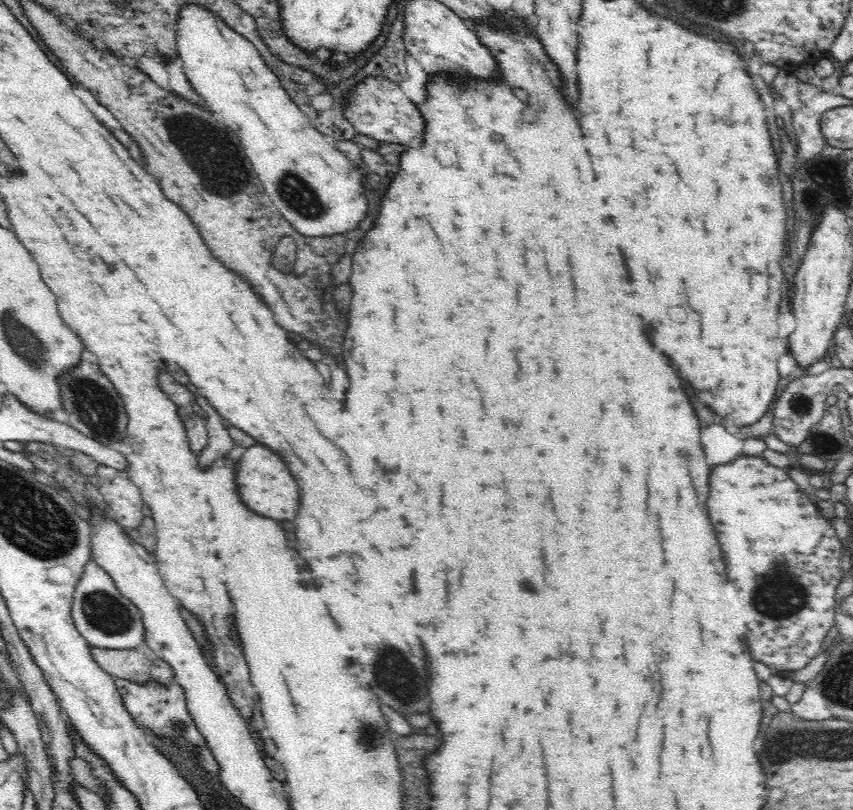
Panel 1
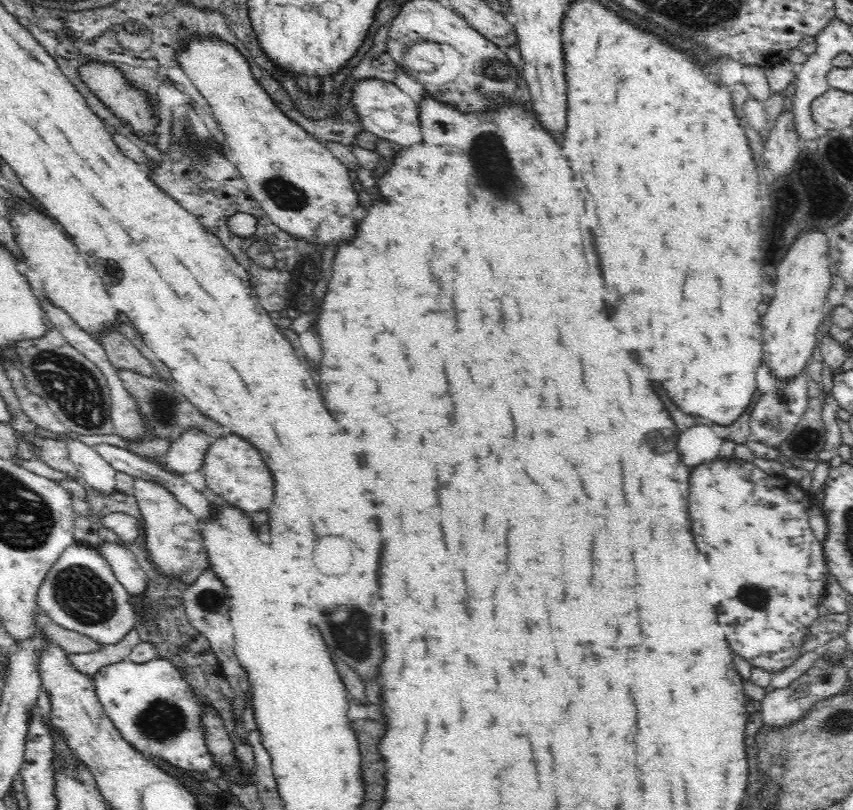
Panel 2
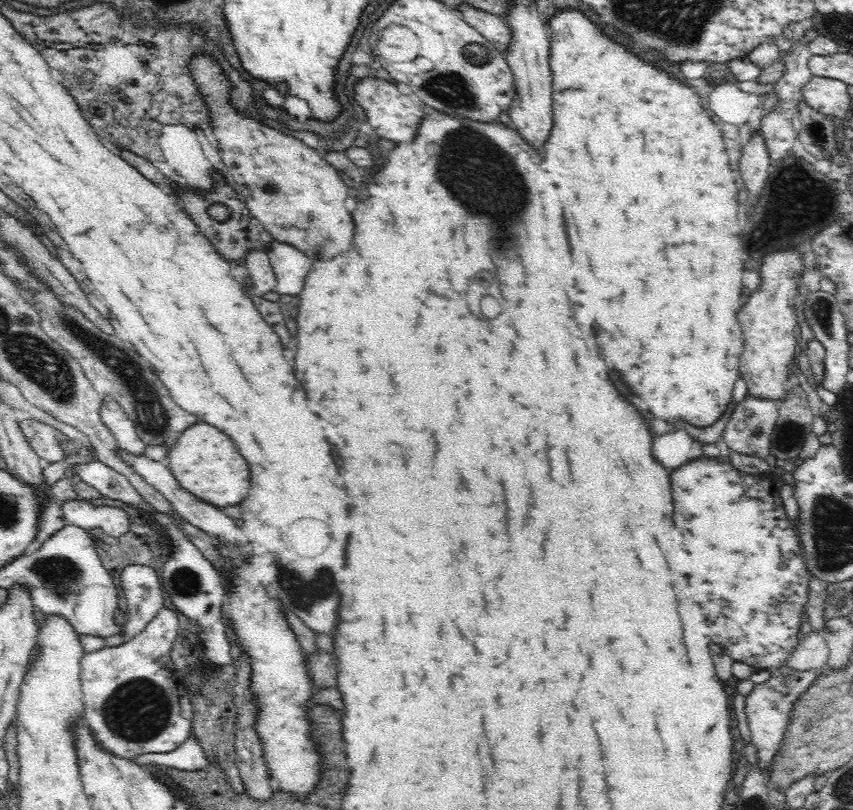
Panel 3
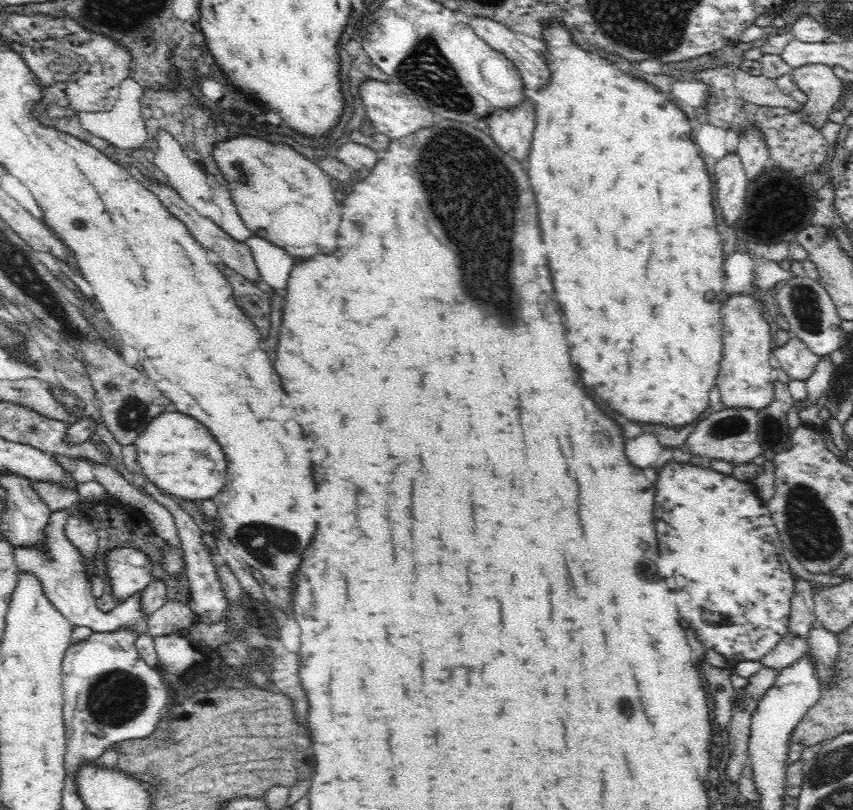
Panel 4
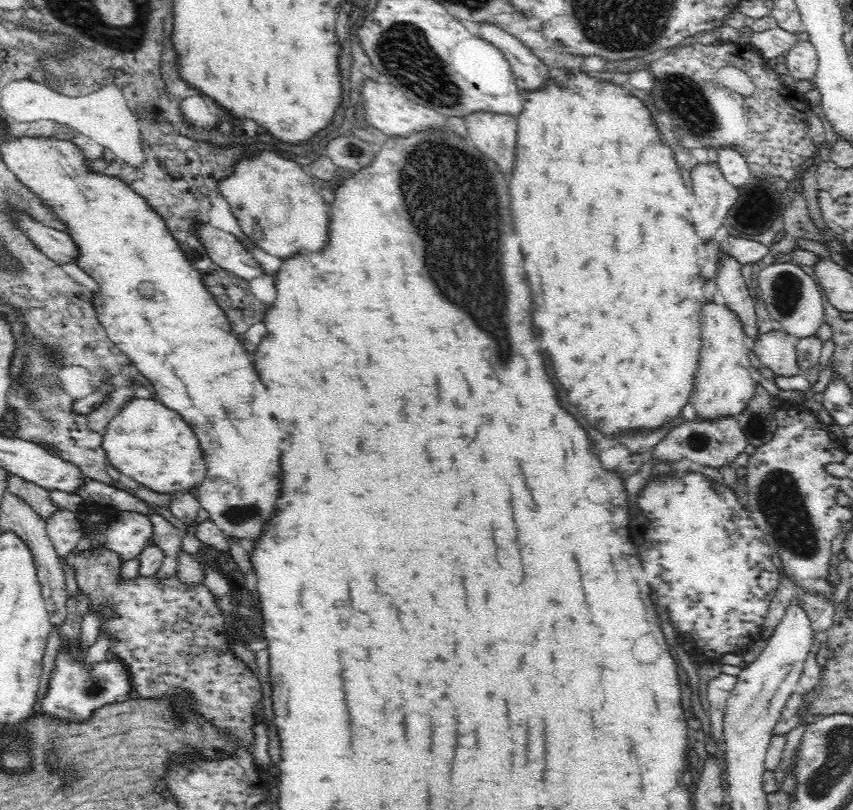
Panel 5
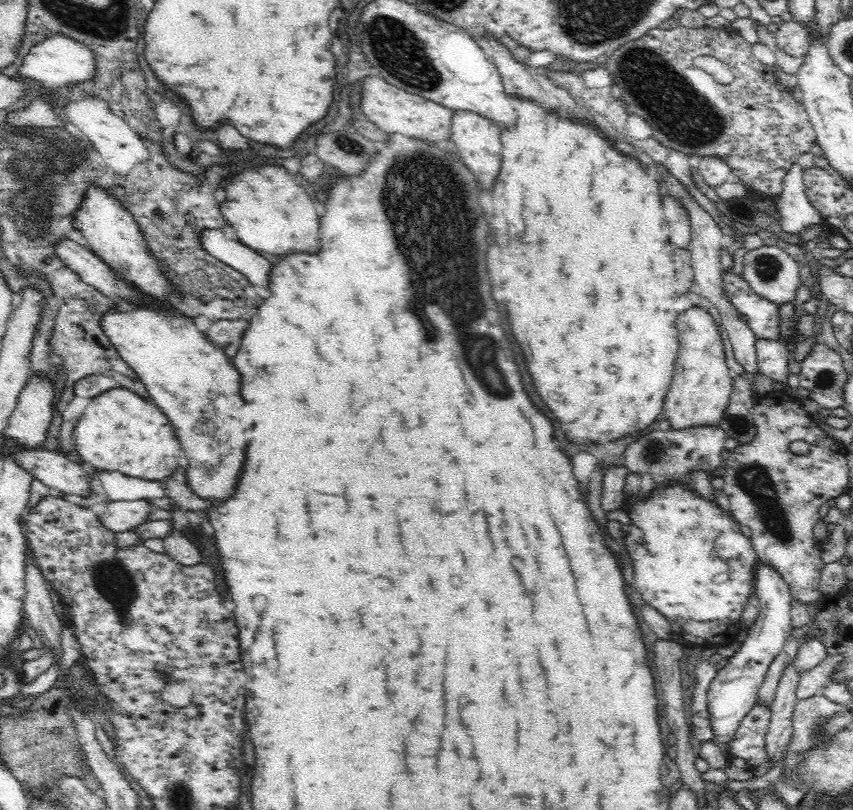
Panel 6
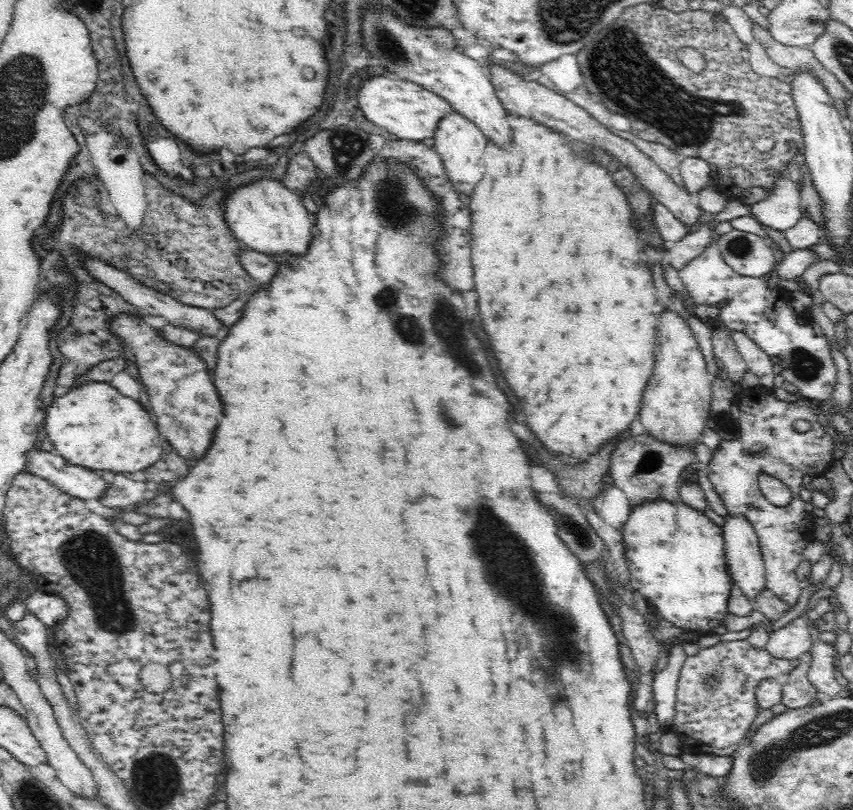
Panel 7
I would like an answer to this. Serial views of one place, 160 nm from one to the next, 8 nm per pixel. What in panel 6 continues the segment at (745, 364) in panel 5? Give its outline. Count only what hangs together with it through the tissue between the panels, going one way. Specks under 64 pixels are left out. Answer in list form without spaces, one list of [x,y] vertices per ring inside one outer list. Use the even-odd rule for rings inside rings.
[[[695,306],[676,316],[674,328],[678,334],[678,352],[672,368],[672,380],[662,402],[660,415],[666,420],[663,427],[682,430],[716,425],[728,406],[732,388],[732,378],[716,321],[708,311]]]

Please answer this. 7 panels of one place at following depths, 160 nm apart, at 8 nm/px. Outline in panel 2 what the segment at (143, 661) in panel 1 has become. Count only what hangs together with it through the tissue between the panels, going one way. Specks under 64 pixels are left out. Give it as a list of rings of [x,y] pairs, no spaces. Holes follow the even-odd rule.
[[[36,611],[33,614],[34,627],[43,632],[43,635],[51,644],[59,646],[67,653],[88,654],[102,648],[102,644],[90,640],[87,636],[74,630],[63,628],[54,622],[44,611]]]

